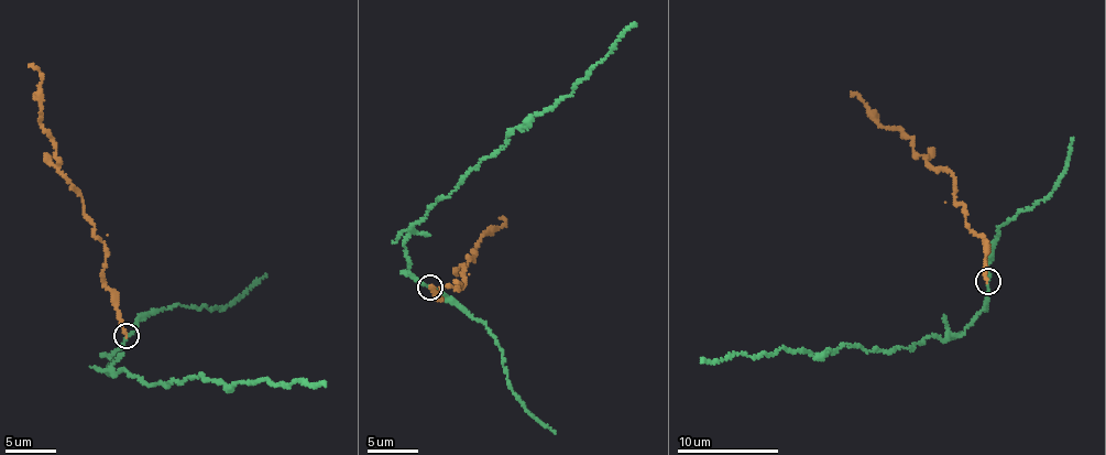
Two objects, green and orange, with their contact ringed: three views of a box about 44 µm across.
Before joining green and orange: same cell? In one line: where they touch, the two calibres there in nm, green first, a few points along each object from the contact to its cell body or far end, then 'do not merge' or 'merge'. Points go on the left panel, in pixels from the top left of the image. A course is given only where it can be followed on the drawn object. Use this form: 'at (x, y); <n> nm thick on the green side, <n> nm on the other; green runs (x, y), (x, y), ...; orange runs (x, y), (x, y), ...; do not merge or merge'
at (126, 336); 140 nm thick on the green side, 160 nm on the other; green runs (127, 335), (110, 357), (111, 374), (155, 382), (199, 375), (227, 386), (324, 386); orange runs (127, 335), (115, 292), (101, 274), (106, 247), (59, 169), (56, 143), (40, 125), (42, 80), (29, 64); do not merge

